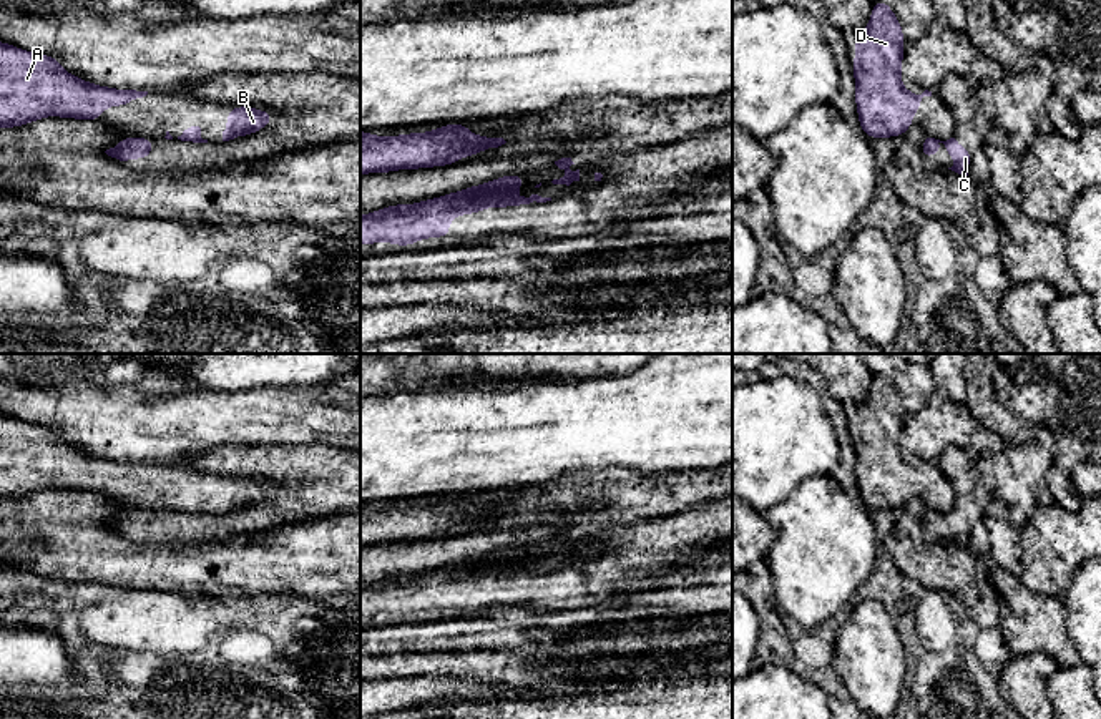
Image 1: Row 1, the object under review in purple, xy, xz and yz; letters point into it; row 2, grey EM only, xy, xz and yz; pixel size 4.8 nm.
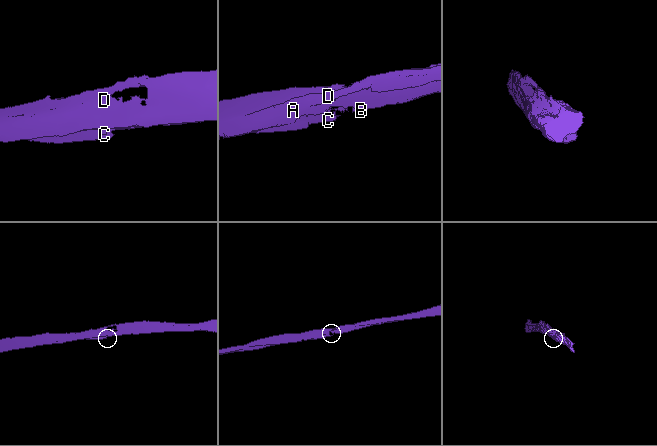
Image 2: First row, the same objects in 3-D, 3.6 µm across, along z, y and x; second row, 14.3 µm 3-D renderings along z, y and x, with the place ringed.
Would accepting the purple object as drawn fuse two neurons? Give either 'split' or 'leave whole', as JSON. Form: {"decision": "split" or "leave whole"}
{"decision": "split"}

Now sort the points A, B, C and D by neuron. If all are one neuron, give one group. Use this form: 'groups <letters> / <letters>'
groups A B D / C

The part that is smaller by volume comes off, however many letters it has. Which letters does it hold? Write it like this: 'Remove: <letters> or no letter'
Remove: C

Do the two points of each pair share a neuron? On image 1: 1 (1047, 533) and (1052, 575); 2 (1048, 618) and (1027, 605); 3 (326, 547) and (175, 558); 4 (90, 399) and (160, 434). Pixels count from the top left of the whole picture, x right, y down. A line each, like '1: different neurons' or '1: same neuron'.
1: same neuron
2: same neuron
3: same neuron
4: same neuron

